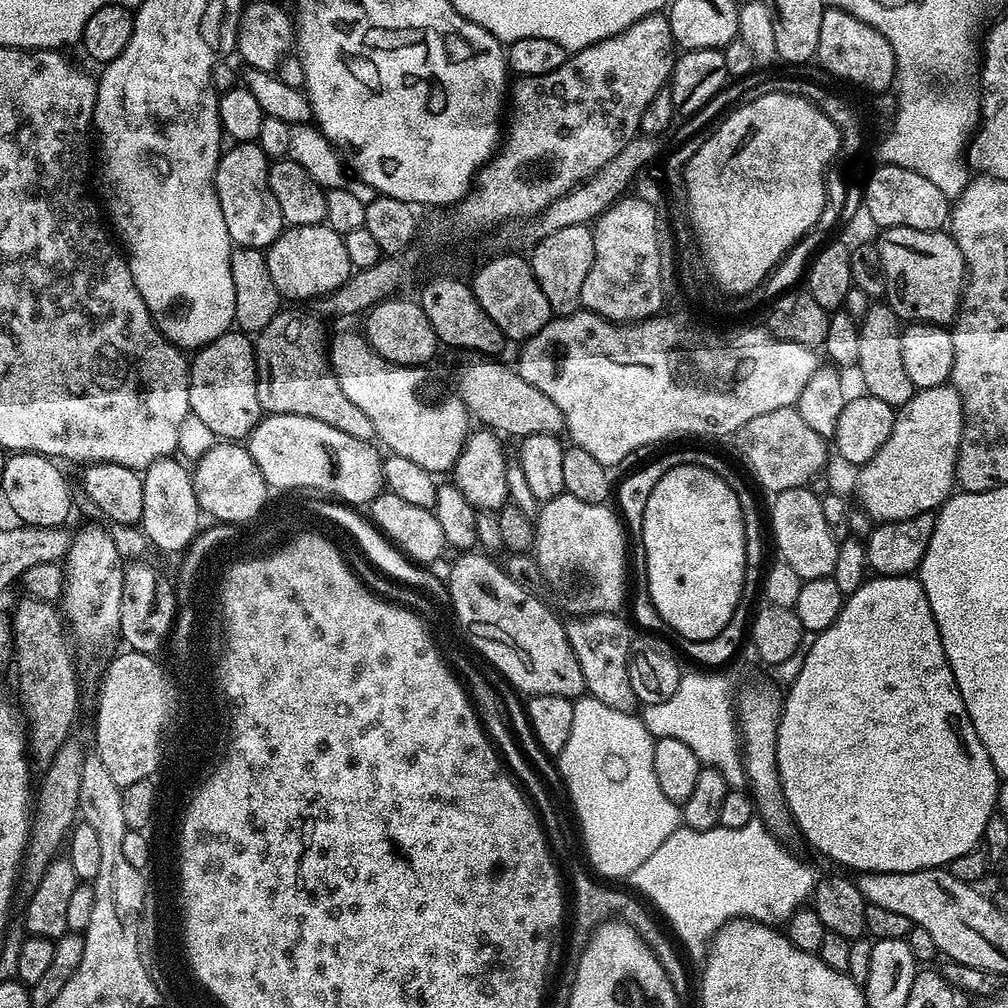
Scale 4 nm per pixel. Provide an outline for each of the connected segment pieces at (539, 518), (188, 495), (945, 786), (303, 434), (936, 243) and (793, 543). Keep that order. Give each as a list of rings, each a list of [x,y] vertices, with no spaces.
[[[561,494],[543,501],[534,520],[534,559],[543,583],[548,583],[577,617],[615,613],[624,600],[626,529],[621,517],[608,507],[607,503],[591,504]]]
[[[164,457],[147,465],[142,475],[142,532],[154,548],[156,546],[164,552],[183,553],[199,533],[202,524],[202,513],[197,506],[189,467],[175,457]]]
[[[873,575],[865,579],[852,595],[849,595],[844,601],[844,608],[838,614],[838,618],[832,623],[825,632],[819,633],[812,645],[807,645],[803,653],[804,661],[800,664],[800,669],[796,672],[796,677],[792,680],[792,685],[785,691],[782,696],[782,707],[780,710],[780,721],[778,722],[778,734],[776,735],[776,765],[780,775],[780,785],[784,791],[784,801],[788,804],[788,813],[792,815],[793,825],[804,835],[804,840],[816,852],[821,852],[828,860],[833,860],[836,864],[841,864],[844,868],[853,868],[856,874],[871,874],[873,872],[917,872],[927,868],[942,868],[951,866],[954,858],[959,858],[961,854],[977,851],[978,845],[983,841],[986,822],[996,812],[996,795],[1001,786],[1001,779],[996,775],[994,766],[990,762],[990,754],[986,754],[986,746],[978,738],[974,730],[974,722],[970,722],[970,714],[962,702],[962,694],[958,690],[958,682],[954,682],[954,674],[948,665],[946,650],[942,650],[942,638],[938,634],[938,626],[934,622],[934,614],[930,610],[930,602],[926,598],[926,590],[922,590],[919,579],[915,575],[904,576],[882,576]]]
[[[298,414],[265,415],[246,437],[250,458],[254,458],[258,470],[262,470],[262,478],[268,483],[269,489],[285,488],[292,492],[295,488],[305,488],[308,492],[316,492],[312,494],[335,498],[339,503],[349,506],[371,505],[372,499],[380,495],[384,488],[382,456],[372,446],[367,440],[350,438],[350,434],[342,434],[342,430],[326,426],[326,422],[318,422],[318,418],[302,418]]]
[[[910,226],[885,228],[874,240],[886,278],[883,299],[901,322],[948,326],[955,321],[964,294],[966,269],[962,250],[944,230],[910,230]]]
[[[791,487],[771,497],[770,524],[781,561],[790,566],[801,580],[831,576],[839,543],[830,534],[823,517],[820,496],[809,487]]]

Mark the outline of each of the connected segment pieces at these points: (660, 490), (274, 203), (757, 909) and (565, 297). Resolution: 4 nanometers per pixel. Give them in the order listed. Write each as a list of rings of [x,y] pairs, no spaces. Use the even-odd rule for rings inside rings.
[[[673,463],[672,468],[666,470],[666,474],[662,474],[662,478],[656,483],[654,490],[650,490],[650,502],[646,502],[646,514],[644,515],[644,525],[642,526],[645,576],[643,576],[643,579],[649,587],[648,596],[652,599],[654,610],[660,614],[661,621],[667,624],[668,620],[669,626],[676,628],[677,634],[682,638],[681,641],[709,640],[717,636],[717,634],[724,629],[725,625],[730,622],[730,618],[740,602],[746,565],[750,560],[750,557],[744,552],[745,535],[746,531],[744,529],[744,523],[742,522],[742,510],[738,510],[738,498],[734,494],[734,490],[730,490],[730,486],[726,486],[724,477],[714,474],[711,467],[704,465],[703,468],[700,464]]]
[[[236,142],[231,146],[229,152],[227,149],[221,155],[216,168],[216,193],[222,206],[222,218],[226,218],[226,230],[233,245],[267,250],[286,227],[282,210],[278,210],[278,198],[274,198],[270,190],[269,158],[255,142]]]
[[[754,818],[746,826],[742,826],[738,830],[730,830],[729,828],[721,828],[719,826],[711,828],[710,830],[694,830],[693,828],[679,827],[674,834],[670,834],[670,838],[666,838],[666,842],[662,842],[662,846],[658,846],[658,850],[654,850],[654,854],[650,854],[650,858],[646,858],[646,862],[642,862],[642,866],[638,866],[638,870],[634,870],[630,877],[630,883],[641,892],[639,895],[653,909],[657,908],[662,915],[668,919],[670,927],[676,931],[675,939],[685,944],[692,952],[703,953],[709,947],[710,941],[716,932],[719,931],[724,924],[729,924],[731,920],[756,920],[759,924],[771,924],[773,926],[787,925],[788,920],[798,909],[805,907],[806,901],[813,895],[813,889],[816,887],[818,881],[817,874],[812,873],[812,868],[808,864],[803,864],[796,856],[791,856],[786,849],[780,844],[776,833],[771,832],[764,824],[764,821],[759,818]]]
[[[588,224],[563,227],[549,237],[542,238],[531,249],[532,273],[550,302],[550,310],[557,317],[569,316],[580,308],[580,291],[594,258],[592,228]]]

